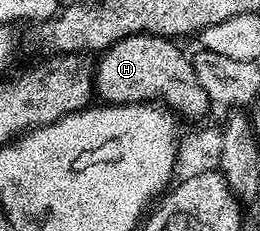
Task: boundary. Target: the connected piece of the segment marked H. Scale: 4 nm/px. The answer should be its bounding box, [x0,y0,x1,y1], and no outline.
[94,35,212,119]

